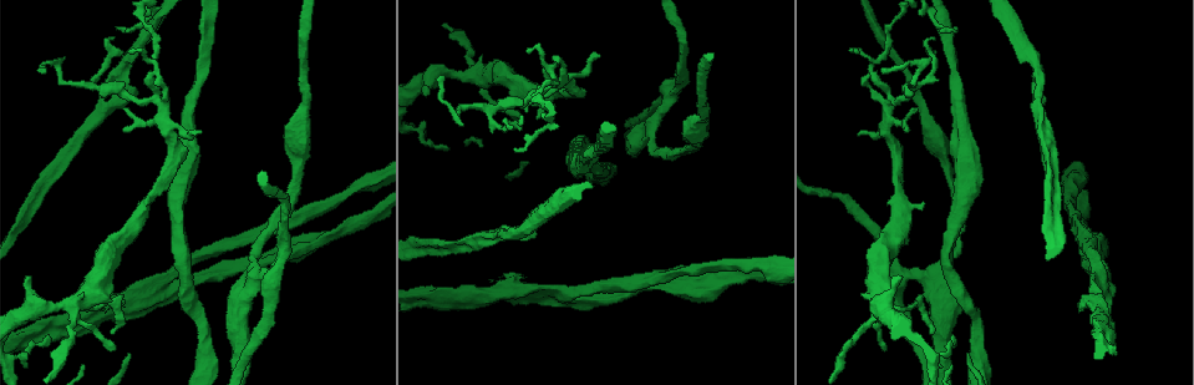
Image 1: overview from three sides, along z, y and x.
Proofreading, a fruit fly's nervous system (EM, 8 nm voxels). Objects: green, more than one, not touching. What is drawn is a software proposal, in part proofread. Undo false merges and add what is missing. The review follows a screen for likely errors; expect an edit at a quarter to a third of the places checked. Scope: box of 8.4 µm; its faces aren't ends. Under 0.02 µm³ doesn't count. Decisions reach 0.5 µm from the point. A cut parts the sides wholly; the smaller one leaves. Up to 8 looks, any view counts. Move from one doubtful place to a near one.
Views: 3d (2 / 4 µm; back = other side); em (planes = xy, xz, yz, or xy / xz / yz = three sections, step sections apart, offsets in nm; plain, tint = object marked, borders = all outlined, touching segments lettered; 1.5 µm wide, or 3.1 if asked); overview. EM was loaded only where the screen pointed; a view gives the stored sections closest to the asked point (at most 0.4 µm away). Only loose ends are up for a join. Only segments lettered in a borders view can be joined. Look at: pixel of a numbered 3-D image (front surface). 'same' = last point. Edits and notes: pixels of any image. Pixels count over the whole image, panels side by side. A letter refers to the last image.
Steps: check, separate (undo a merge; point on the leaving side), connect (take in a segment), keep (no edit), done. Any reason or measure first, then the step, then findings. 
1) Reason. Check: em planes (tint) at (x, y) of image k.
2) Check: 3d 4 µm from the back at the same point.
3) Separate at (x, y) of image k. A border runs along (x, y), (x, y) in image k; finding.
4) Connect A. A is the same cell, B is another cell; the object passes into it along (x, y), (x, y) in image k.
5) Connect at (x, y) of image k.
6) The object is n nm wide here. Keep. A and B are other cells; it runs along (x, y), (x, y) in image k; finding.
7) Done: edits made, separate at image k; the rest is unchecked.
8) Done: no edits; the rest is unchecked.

Free end. Check: em xz step 4 (borders) at (857, 135) of image 1.

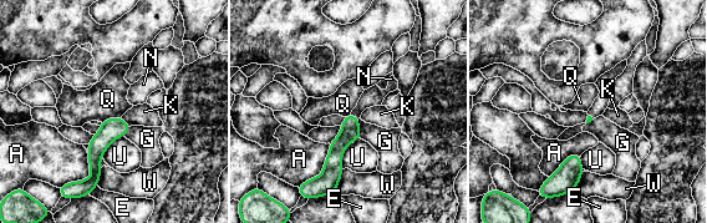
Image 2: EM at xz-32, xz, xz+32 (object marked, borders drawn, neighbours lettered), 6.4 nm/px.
Connect N. N is the same cell, A, E, G, K, Q, U and W are other cells; the object passes into it along (350, 132), (355, 116), (374, 96) in image 2; the neuron continues.

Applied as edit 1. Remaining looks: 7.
Check: overview.

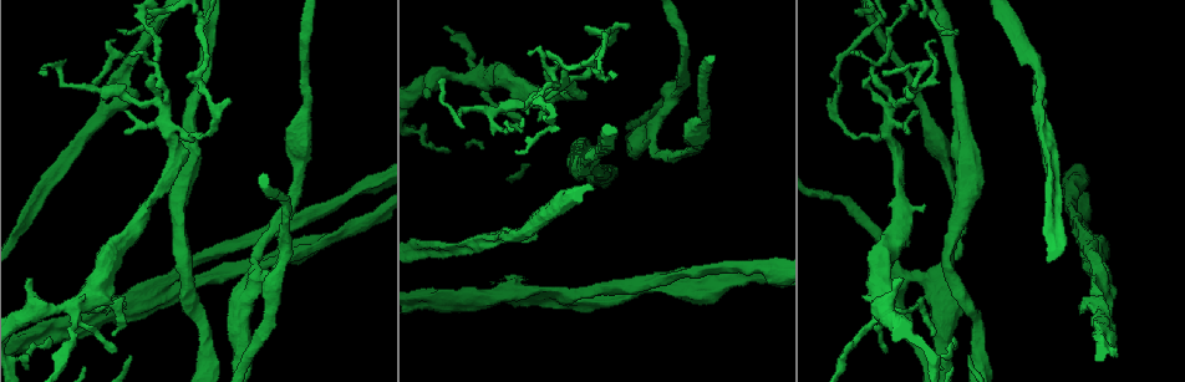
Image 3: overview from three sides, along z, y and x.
Branch stops here. Check: 3d 2 µm from the back at (537, 235) of image 3.

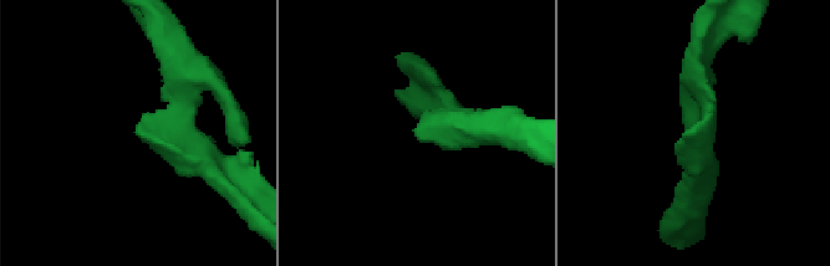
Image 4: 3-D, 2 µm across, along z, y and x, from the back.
Check: em xy step 8 (borders) at (713, 111) of image 4.

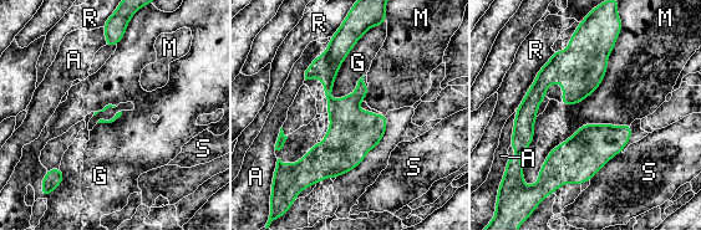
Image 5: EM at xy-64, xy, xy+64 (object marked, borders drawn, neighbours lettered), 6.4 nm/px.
Check: em planes (borders) at the same point.

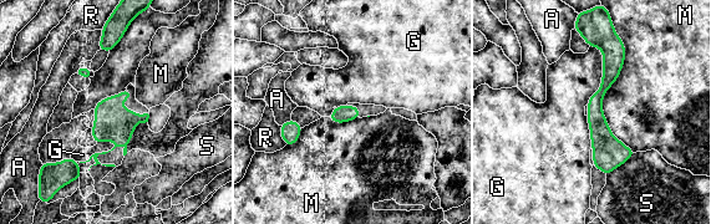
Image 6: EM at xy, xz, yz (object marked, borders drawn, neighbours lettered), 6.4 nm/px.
The object is 110 nm wide here. Keep. A, G, M, R and S are other cells; no lettered segment goes on from it.

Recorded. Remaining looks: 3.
Thin end. Check: 3d 4 µm at (45, 72) of image 3.

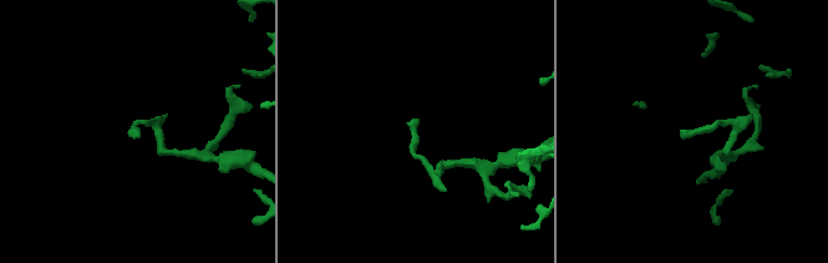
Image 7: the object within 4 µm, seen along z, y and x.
Need the tissue. Check: em yz step 8 (tint) at (418, 118) of image 7.

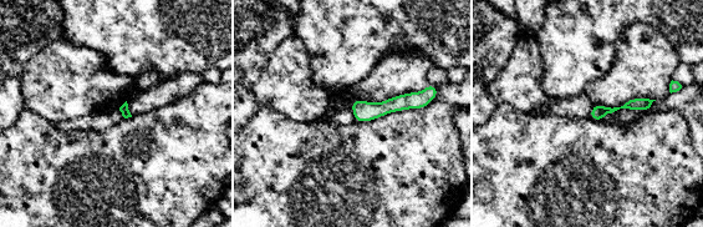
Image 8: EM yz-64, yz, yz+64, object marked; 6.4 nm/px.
Check: em planes (borders) at the same point.

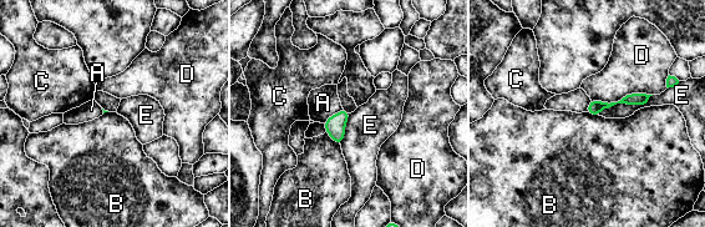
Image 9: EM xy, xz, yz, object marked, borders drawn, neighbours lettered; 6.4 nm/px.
Keep. A, B, C, D and E are other cells; a border runs along (325, 132), (340, 146) in image 9; no lettered segment goes on from it.

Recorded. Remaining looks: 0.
Done: edits made, connect at image 2; the rest is unchecked.

